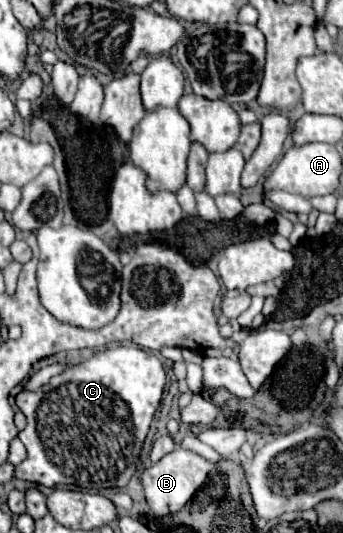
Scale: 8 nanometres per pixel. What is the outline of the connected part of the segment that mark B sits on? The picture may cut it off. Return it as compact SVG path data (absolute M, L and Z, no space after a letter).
M176 447L172 453L164 455L158 463L144 469L144 473L142 473L144 495L146 495L146 501L148 501L150 509L154 511L154 515L164 517L164 515L172 515L172 513L180 511L188 503L188 499L196 493L196 489L200 485L204 485L212 467L214 465L210 461L202 459L200 455Z

